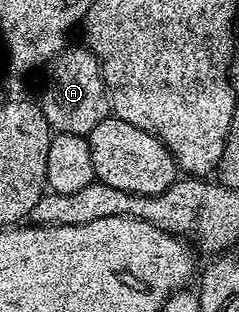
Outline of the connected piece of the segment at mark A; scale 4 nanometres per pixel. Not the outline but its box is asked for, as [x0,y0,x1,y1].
[40,46,110,137]

